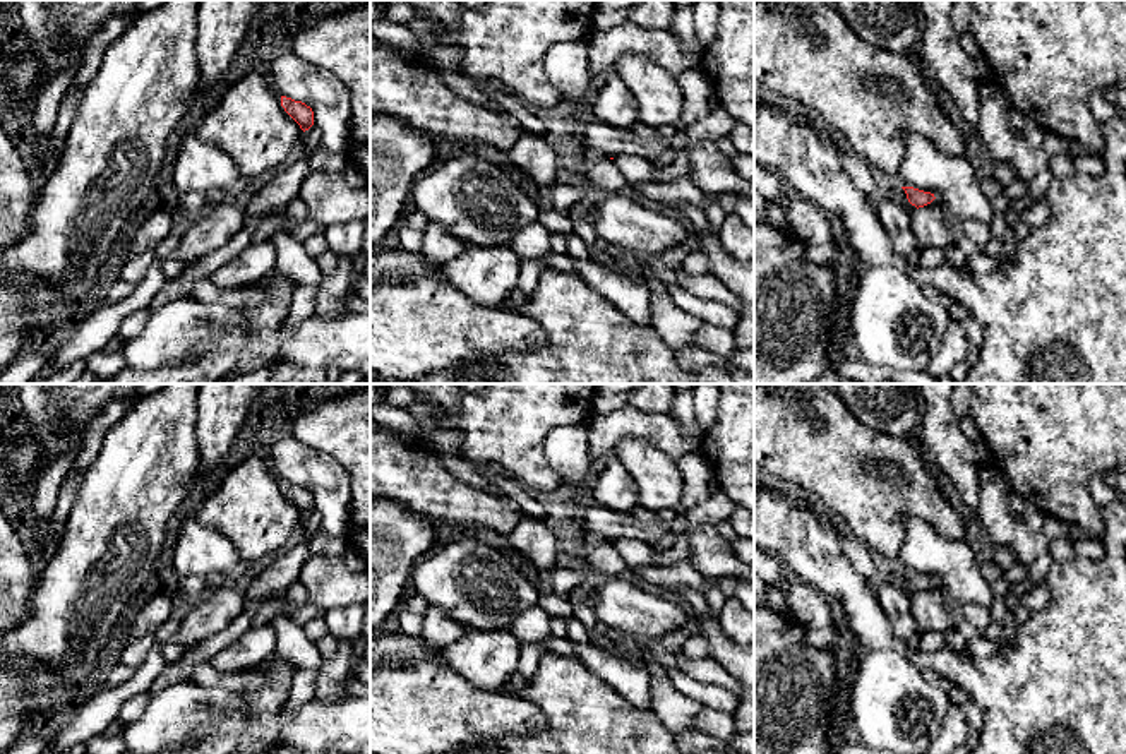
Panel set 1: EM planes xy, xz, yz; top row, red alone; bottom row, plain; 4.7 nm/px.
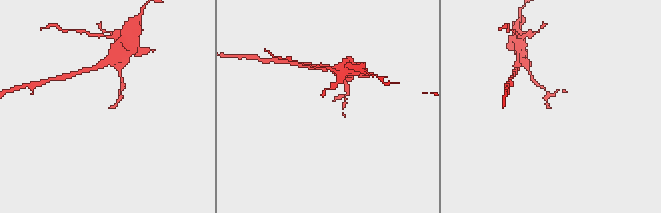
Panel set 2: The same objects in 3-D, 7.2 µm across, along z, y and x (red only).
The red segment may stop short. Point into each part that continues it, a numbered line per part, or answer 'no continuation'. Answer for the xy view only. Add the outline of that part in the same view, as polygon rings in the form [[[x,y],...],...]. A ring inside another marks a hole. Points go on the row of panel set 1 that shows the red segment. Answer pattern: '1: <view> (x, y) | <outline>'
no continuation

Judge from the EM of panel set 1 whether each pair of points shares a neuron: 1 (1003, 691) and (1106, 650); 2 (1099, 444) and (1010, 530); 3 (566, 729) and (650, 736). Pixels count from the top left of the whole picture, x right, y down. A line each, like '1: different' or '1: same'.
1: same
2: different
3: same

